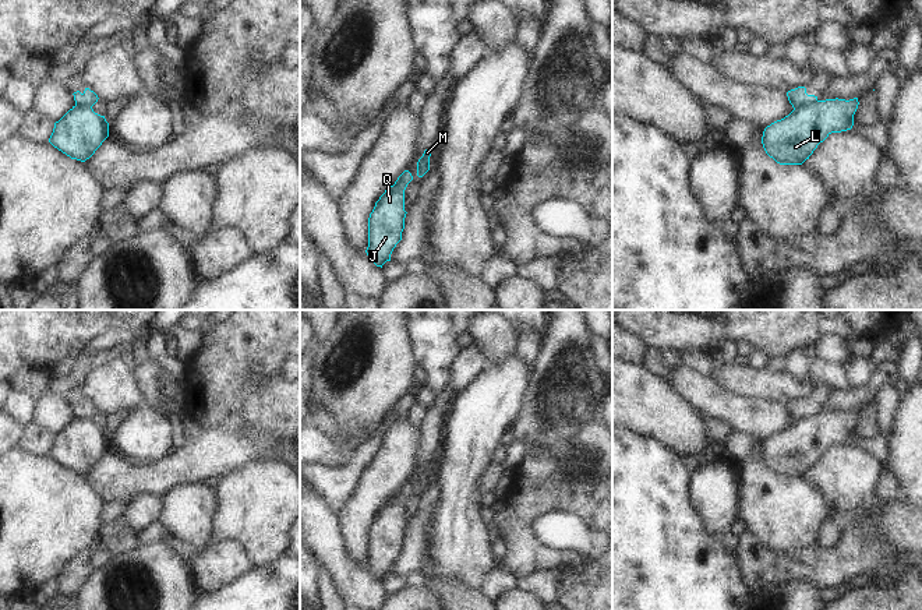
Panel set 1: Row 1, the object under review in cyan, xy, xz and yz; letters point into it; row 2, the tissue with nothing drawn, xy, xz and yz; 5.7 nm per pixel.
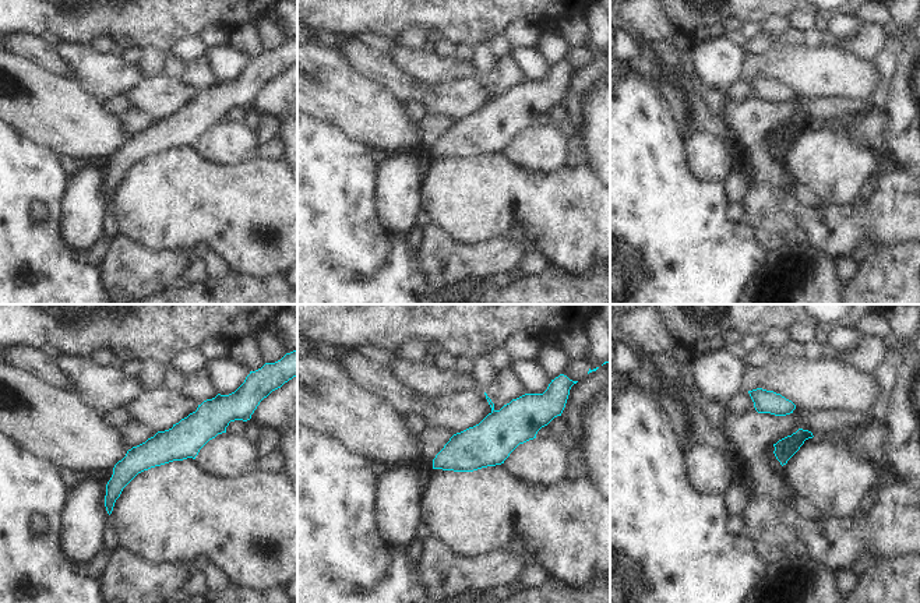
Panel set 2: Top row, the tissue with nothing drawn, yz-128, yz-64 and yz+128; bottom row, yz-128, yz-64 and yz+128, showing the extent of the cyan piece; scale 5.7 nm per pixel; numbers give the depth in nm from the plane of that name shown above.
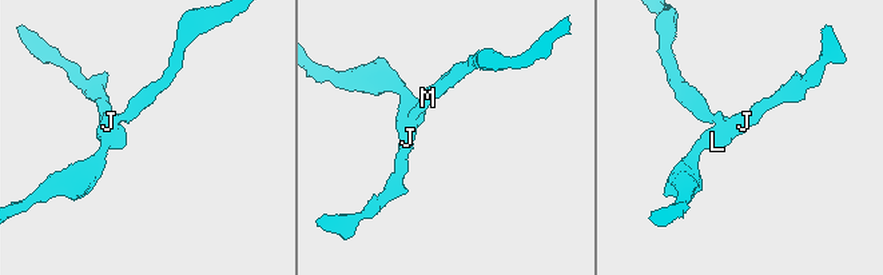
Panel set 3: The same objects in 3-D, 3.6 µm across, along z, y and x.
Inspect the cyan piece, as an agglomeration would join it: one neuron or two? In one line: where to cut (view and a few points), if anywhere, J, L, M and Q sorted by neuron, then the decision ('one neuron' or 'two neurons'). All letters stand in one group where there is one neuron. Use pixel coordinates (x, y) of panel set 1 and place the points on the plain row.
cut yz (816, 412), (794, 422); groups J L Q / M; two neurons

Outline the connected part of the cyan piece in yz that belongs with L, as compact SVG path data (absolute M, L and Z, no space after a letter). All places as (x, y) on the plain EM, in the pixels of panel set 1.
M858 410L816 413L767 438L762 456L780 477L802 477L831 445L851 442Z

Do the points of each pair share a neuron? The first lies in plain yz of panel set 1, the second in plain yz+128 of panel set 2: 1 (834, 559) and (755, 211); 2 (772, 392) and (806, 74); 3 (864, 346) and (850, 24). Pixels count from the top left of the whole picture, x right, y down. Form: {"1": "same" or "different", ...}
{"1": "same", "2": "same", "3": "same"}

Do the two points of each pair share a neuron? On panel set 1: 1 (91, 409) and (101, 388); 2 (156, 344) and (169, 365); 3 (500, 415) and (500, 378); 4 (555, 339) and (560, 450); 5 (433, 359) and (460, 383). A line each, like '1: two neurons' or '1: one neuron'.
1: two neurons
2: one neuron
3: one neuron
4: one neuron
5: two neurons

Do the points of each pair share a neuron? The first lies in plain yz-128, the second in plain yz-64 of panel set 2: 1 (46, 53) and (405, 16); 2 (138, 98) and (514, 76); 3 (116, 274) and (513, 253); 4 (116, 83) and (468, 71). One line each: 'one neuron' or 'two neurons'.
1: two neurons
2: two neurons
3: one neuron
4: one neuron

